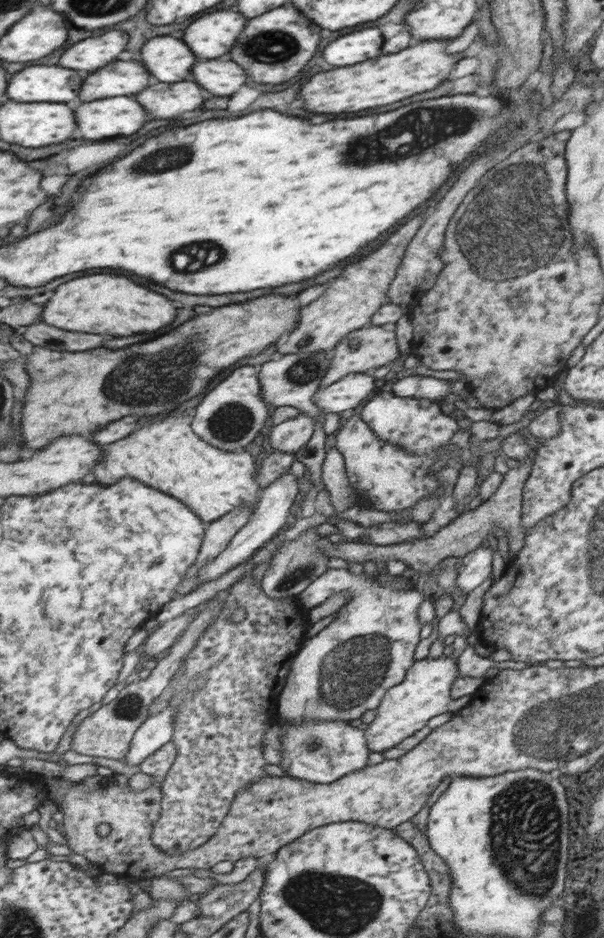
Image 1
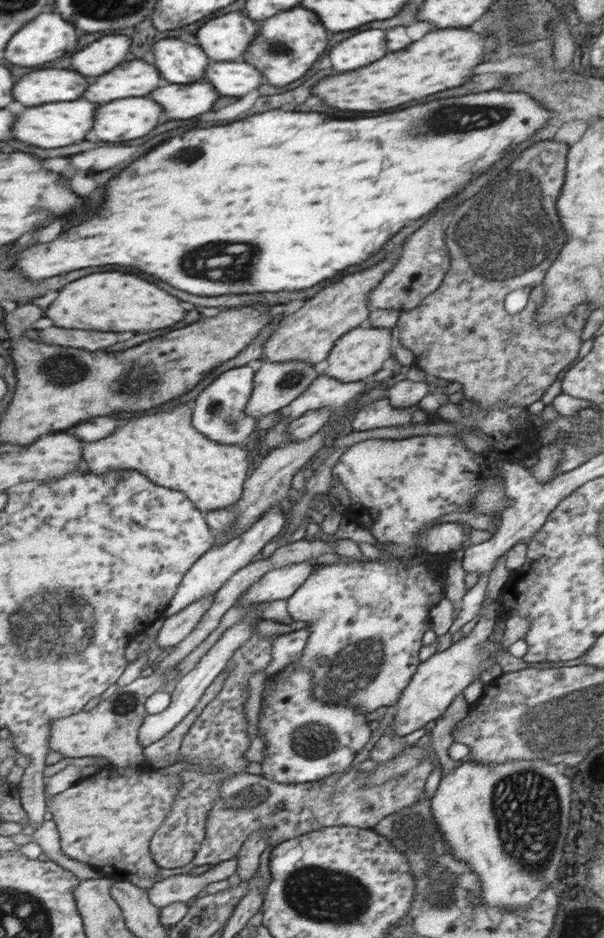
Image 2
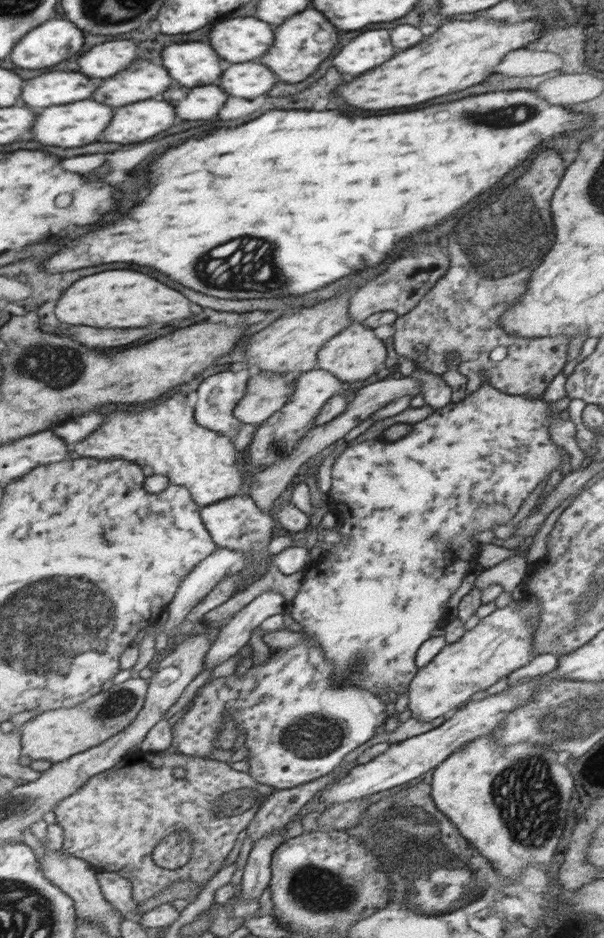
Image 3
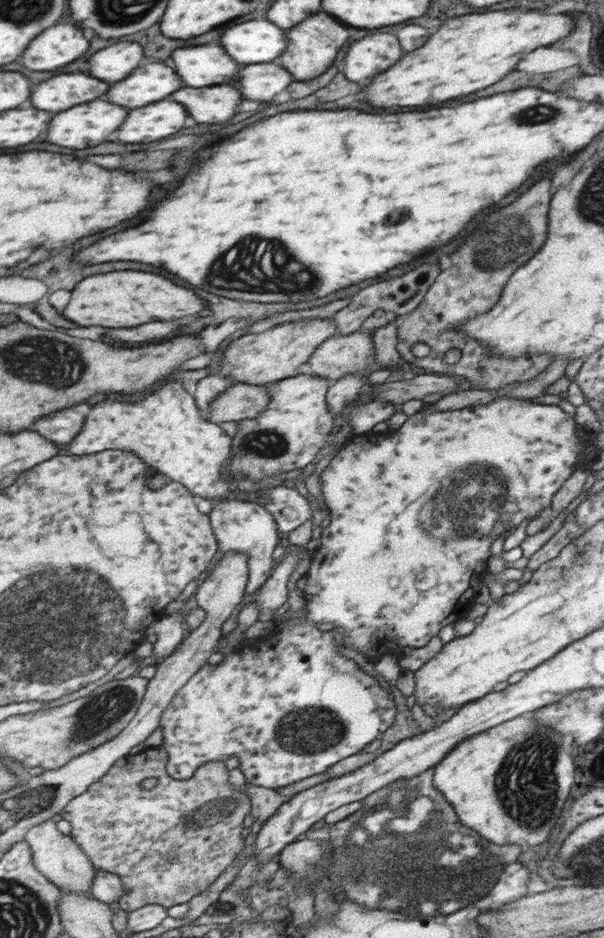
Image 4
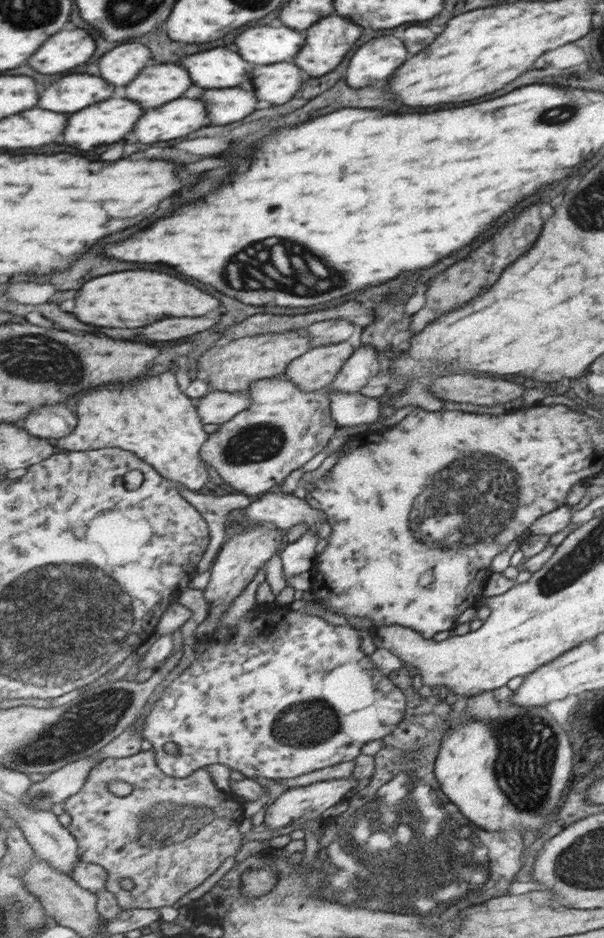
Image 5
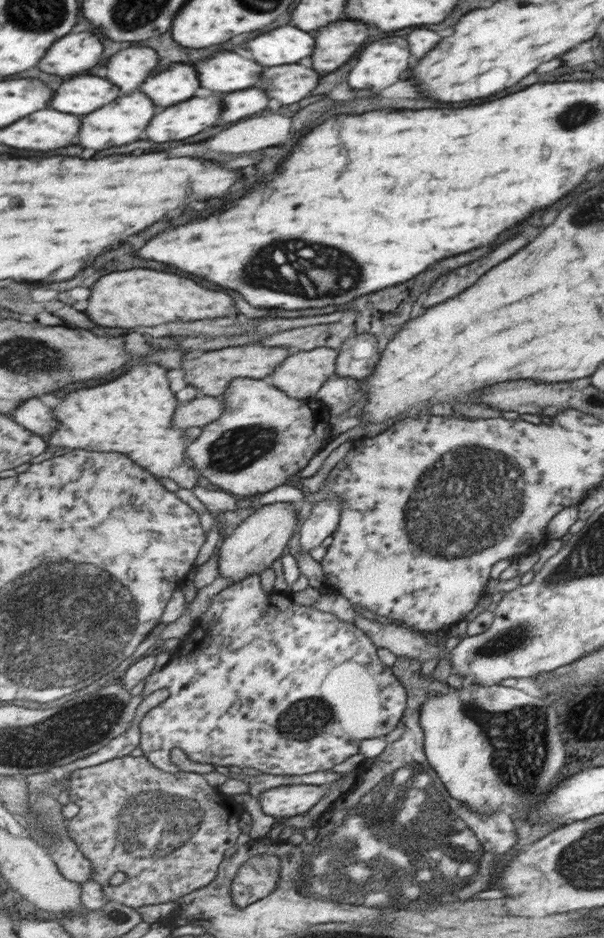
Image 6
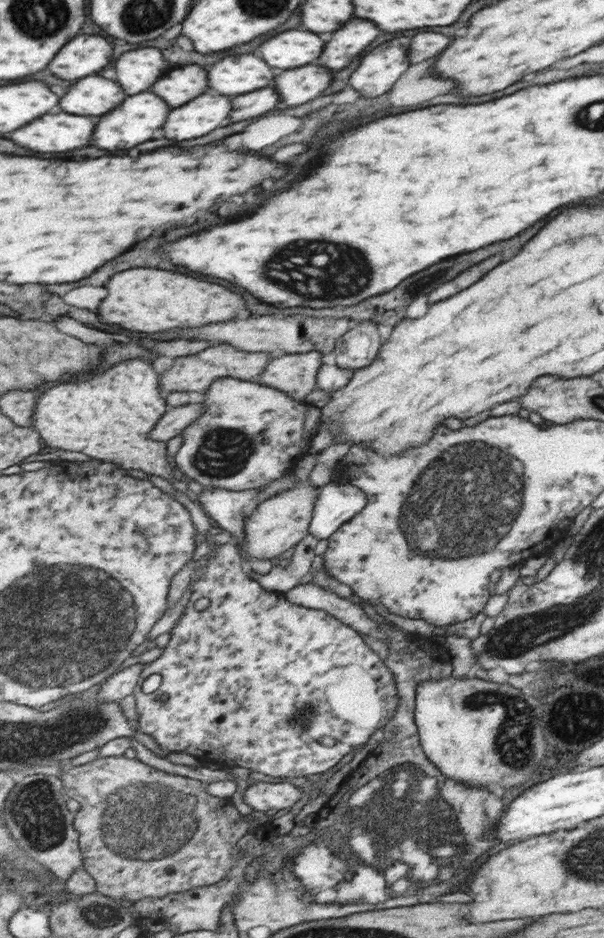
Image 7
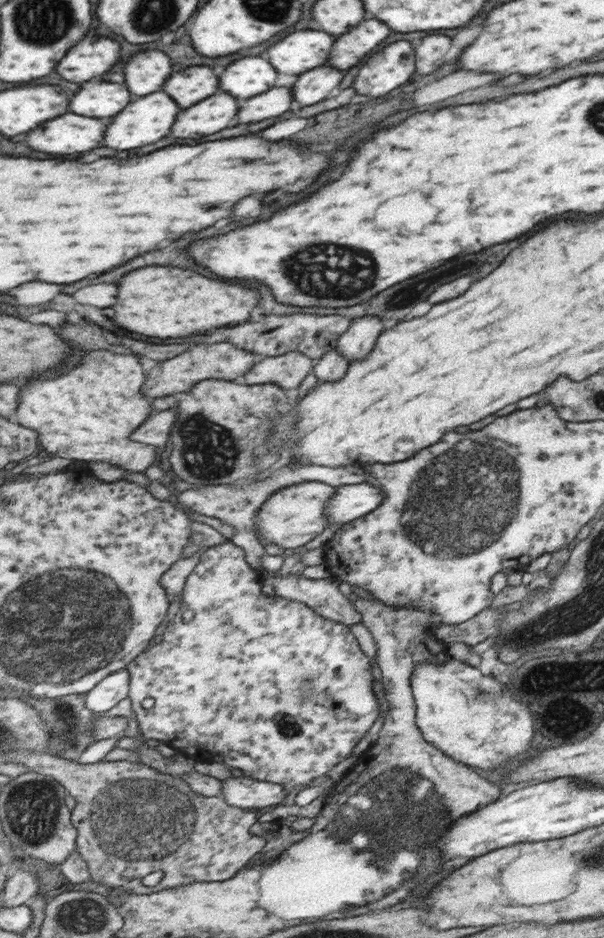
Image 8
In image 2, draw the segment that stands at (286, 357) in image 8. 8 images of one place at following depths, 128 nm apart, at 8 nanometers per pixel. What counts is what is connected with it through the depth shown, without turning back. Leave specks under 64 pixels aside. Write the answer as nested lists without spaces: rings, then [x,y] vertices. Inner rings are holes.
[[[355,327],[336,342],[329,356],[325,358],[328,366],[324,370],[324,375],[337,378],[340,382],[365,380],[369,378],[369,374],[377,372],[381,364],[389,358],[389,348],[391,348],[391,336],[388,329]]]

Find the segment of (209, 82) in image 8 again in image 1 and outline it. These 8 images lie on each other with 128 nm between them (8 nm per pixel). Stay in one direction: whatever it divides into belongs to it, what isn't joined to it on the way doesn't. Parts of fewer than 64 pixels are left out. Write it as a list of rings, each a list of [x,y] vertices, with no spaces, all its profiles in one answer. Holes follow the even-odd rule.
[[[115,62],[101,72],[93,72],[81,88],[81,98],[93,102],[111,96],[131,96],[151,84],[151,74],[141,62]]]

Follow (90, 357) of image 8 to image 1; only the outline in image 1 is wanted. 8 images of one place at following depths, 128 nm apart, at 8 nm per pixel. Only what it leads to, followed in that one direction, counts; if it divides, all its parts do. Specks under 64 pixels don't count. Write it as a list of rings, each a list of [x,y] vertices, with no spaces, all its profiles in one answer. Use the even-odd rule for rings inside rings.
[[[187,414],[181,416],[171,416],[163,422],[153,422],[145,428],[141,428],[139,432],[135,432],[133,436],[129,436],[127,440],[121,440],[113,446],[105,448],[105,460],[95,468],[95,474],[99,478],[99,482],[111,486],[117,484],[125,478],[135,478],[145,482],[145,485],[151,488],[157,488],[163,493],[179,498],[185,504],[189,504],[189,508],[193,508],[193,512],[197,512],[201,521],[209,525],[231,511],[235,511],[241,506],[258,506],[260,501],[260,492],[263,490],[258,482],[259,460],[255,459],[249,452],[243,450],[236,452],[226,452],[221,448],[215,448],[208,441],[203,440],[192,427],[191,417]]]

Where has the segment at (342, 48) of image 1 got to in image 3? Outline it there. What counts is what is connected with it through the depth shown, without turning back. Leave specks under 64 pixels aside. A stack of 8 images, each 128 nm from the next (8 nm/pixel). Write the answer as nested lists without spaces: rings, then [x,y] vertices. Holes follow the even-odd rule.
[[[367,30],[353,38],[351,44],[347,44],[337,56],[335,56],[335,68],[339,68],[345,74],[361,74],[381,62],[385,58],[393,56],[393,46],[389,42],[387,30]]]

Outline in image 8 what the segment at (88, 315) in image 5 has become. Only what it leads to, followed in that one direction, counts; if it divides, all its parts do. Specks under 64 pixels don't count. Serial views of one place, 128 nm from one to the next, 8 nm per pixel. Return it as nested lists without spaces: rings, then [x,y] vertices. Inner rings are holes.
[[[147,266],[127,274],[119,282],[119,296],[113,310],[117,312],[117,326],[157,338],[177,338],[247,322],[257,302],[257,290],[211,280],[185,268]]]

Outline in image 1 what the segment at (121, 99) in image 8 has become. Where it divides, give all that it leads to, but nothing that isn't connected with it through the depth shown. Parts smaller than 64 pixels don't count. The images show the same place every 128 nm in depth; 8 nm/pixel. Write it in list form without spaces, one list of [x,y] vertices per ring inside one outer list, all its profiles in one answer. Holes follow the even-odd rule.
[[[29,66],[13,76],[9,82],[9,96],[17,102],[71,102],[83,80],[75,70],[61,66]]]

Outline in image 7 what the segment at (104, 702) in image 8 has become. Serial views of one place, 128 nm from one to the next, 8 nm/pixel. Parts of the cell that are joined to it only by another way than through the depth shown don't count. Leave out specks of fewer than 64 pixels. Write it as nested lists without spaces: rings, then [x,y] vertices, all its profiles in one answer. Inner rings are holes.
[[[142,662],[130,665],[129,668],[122,669],[115,676],[111,676],[109,680],[105,680],[105,684],[101,684],[101,690],[98,691],[97,697],[103,701],[121,701],[134,694],[137,682],[143,674],[143,666]]]

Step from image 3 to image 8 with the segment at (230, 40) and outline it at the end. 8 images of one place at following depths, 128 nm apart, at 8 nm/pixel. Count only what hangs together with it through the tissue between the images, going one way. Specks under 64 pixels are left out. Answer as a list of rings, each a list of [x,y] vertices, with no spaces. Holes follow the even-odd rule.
[[[299,30],[267,50],[269,60],[279,72],[303,74],[323,66],[329,58],[335,38],[319,30]]]

